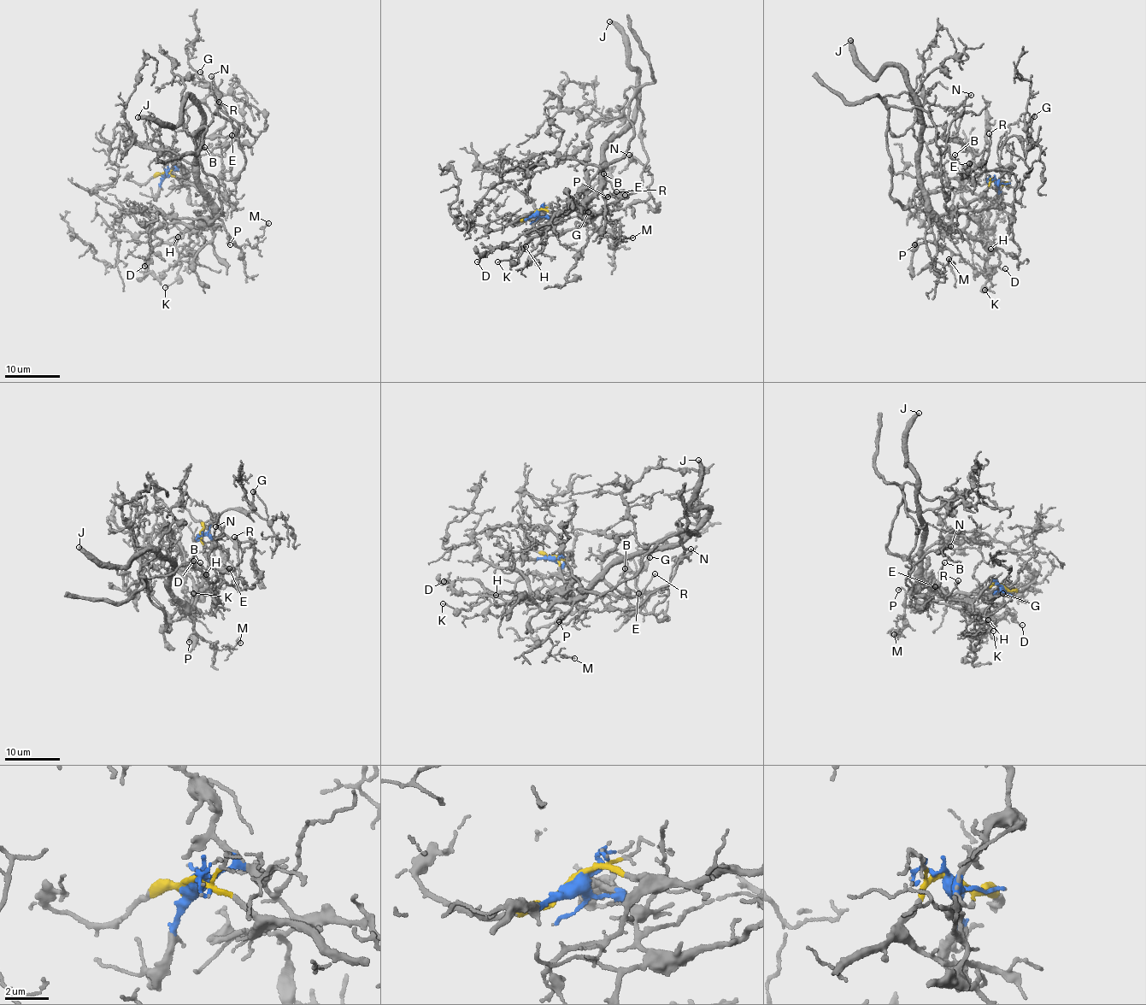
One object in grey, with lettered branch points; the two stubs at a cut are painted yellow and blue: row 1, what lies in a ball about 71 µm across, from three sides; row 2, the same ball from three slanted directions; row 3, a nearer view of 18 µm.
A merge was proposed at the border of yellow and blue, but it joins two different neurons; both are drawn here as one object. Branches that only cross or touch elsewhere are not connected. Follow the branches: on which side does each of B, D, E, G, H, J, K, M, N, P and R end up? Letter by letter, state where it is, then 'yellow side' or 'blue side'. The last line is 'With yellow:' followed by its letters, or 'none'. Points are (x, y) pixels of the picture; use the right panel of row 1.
B: place (954, 155); blue side
D: place (1005, 268); yellow side
E: place (969, 163); blue side
G: place (1034, 116); blue side
H: place (990, 249); yellow side
J: place (850, 40); yellow side
K: place (984, 290); yellow side
M: place (949, 259); yellow side
N: place (971, 95); blue side
P: place (914, 244); yellow side
R: place (989, 133); blue side
With yellow: D, H, J, K, M, P

